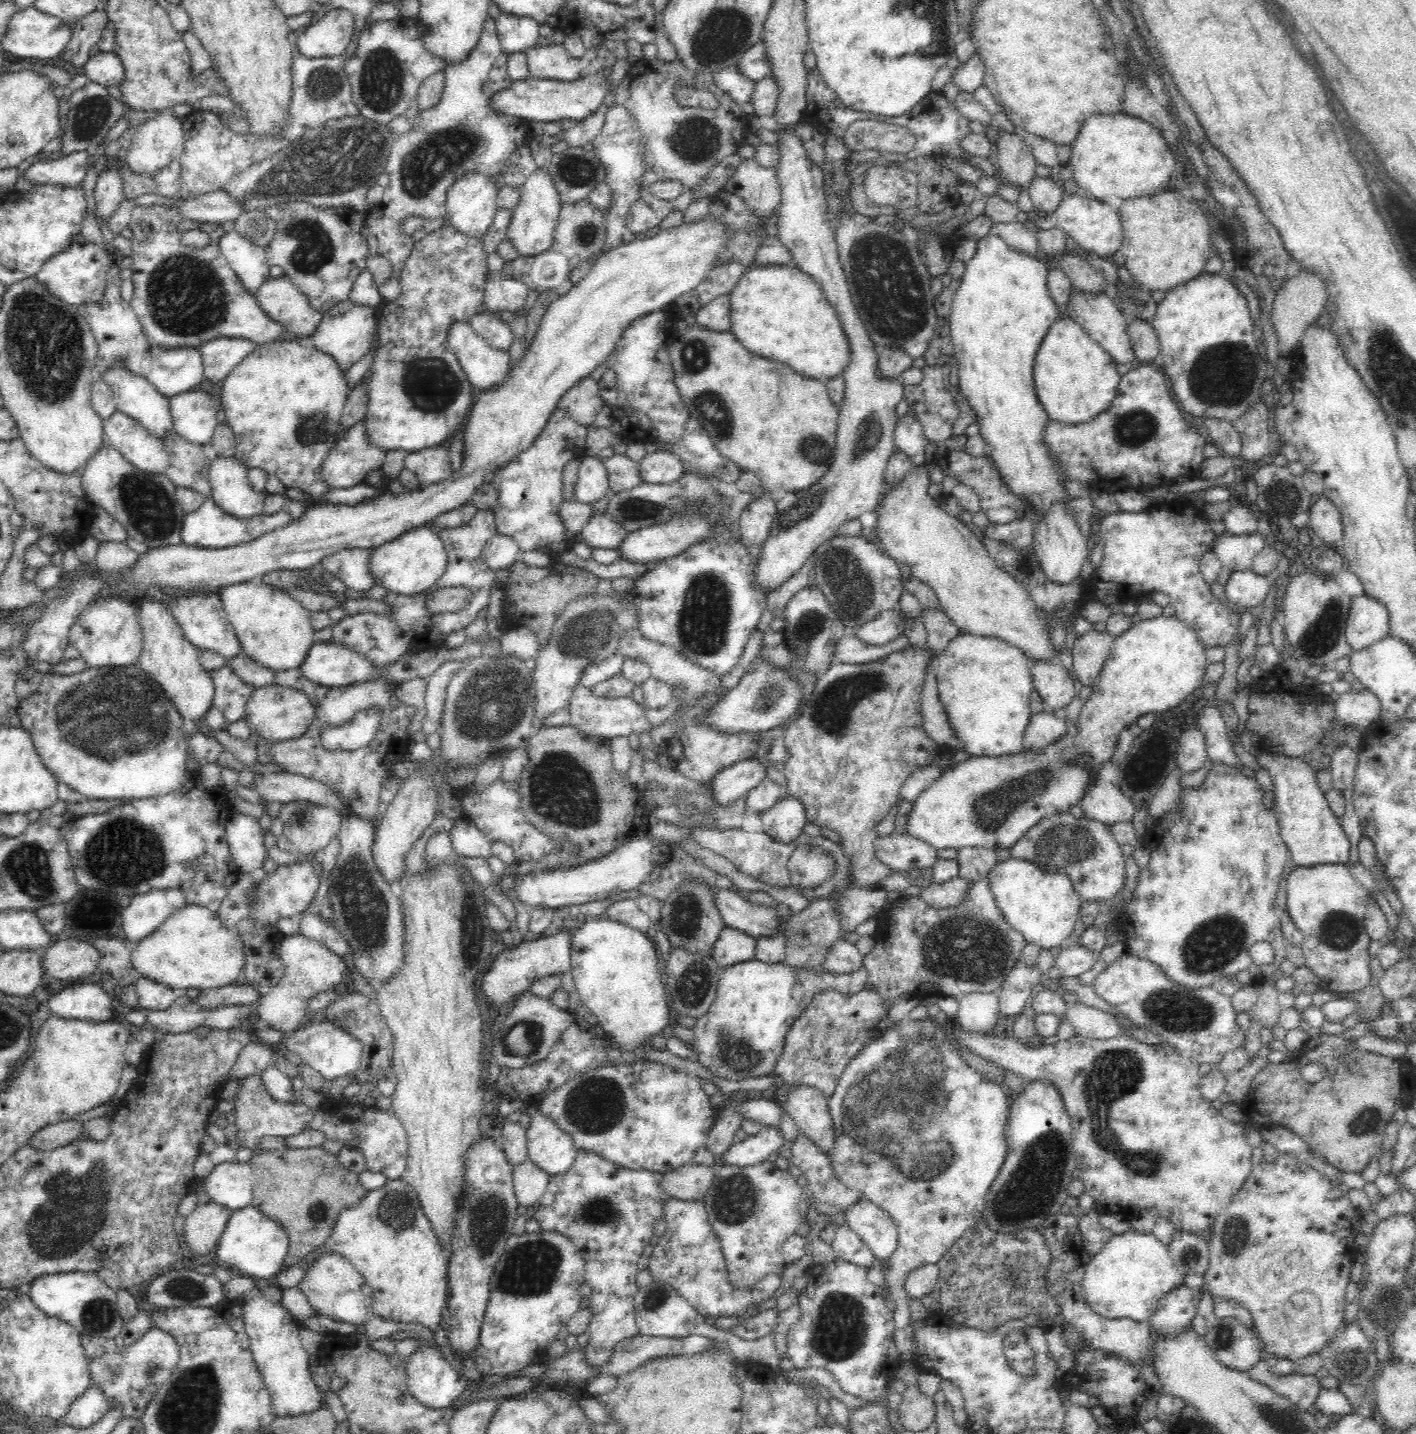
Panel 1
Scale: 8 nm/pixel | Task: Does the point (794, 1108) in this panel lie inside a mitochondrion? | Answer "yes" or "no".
no

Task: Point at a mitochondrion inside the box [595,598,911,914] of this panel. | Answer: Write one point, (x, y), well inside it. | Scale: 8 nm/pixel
(829, 710)

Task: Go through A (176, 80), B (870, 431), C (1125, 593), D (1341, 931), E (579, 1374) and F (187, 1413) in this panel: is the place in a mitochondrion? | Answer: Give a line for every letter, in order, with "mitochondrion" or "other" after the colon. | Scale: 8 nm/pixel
A: mitochondrion
B: mitochondrion
C: other
D: mitochondrion
E: other
F: mitochondrion

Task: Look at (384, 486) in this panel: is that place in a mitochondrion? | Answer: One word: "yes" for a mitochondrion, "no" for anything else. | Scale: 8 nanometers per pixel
no

